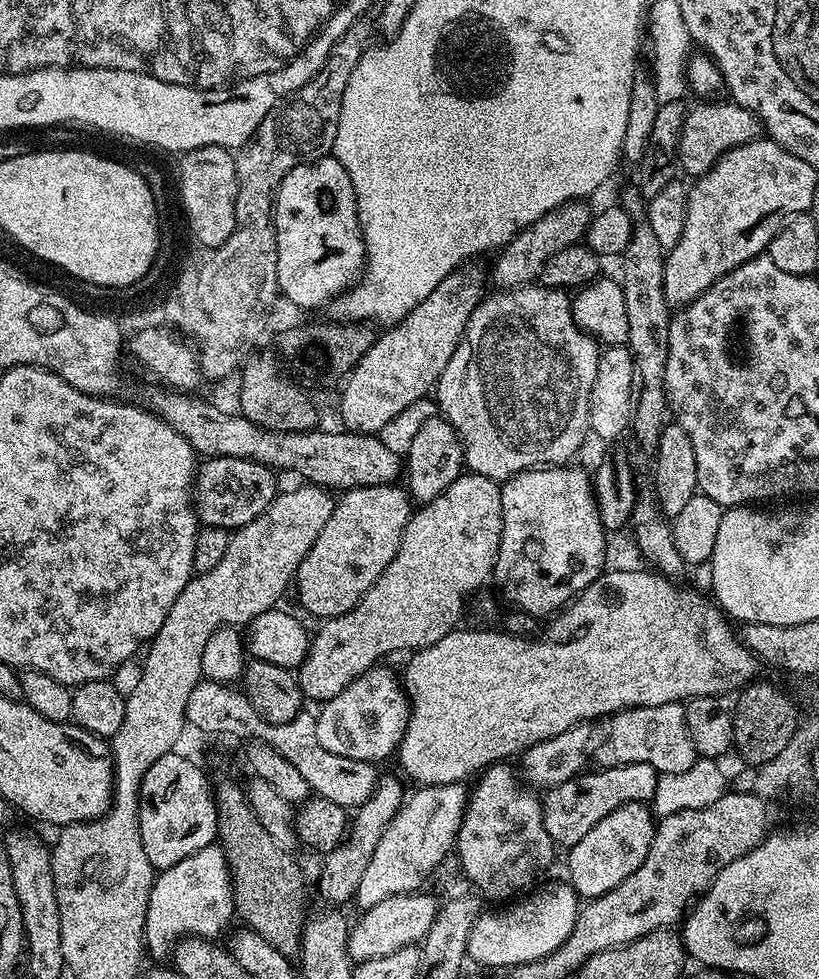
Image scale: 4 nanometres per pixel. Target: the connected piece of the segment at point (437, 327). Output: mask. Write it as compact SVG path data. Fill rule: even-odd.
M469 262L456 268L410 314L381 331L362 354L362 358L344 377L340 392L340 420L349 432L378 434L406 406L427 397L446 370L446 362L463 338L470 314L486 295L486 272Z

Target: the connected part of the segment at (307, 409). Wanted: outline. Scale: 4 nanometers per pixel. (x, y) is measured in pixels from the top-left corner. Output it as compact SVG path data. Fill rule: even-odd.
M253 351L245 359L238 372L238 377L240 376L239 415L251 418L255 424L260 424L272 432L313 431L317 424L316 408L312 405L311 398L295 384L297 381L285 371L279 355L275 351L260 351Z

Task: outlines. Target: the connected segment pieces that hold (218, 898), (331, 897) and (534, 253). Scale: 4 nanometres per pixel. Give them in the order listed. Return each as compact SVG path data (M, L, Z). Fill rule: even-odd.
M215 843L206 845L202 850L198 850L194 854L190 854L190 858L182 858L182 862L178 862L174 866L163 869L153 879L152 889L150 890L150 902L146 906L146 926L144 927L144 942L146 945L146 952L149 957L153 956L153 961L160 962L160 960L169 955L170 946L175 945L177 942L189 937L189 936L201 936L203 938L216 938L216 935L227 926L228 923L234 920L234 909L232 907L232 876L228 873L228 863L224 857L224 851L219 848Z
M381 775L373 787L373 792L363 805L355 809L350 820L350 835L332 852L323 857L324 865L320 868L320 896L328 906L344 906L355 897L358 882L362 882L362 874L366 866L370 866L370 857L374 855L374 846L378 846L378 838L390 826L390 822L406 799L406 791L400 785L401 777Z
M584 202L563 204L550 210L550 214L538 218L538 222L522 229L510 243L499 249L492 272L490 268L491 283L493 280L495 287L500 290L522 288L525 284L533 283L539 277L542 266L546 266L546 262L554 258L558 250L566 250L566 246L579 244L587 237L588 225L592 223L594 212L586 205Z

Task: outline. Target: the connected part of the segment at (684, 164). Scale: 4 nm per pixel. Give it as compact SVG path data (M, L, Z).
M700 102L697 108L689 107L685 111L676 158L679 171L683 175L685 172L689 178L705 176L716 165L718 158L722 158L722 154L755 140L761 135L760 119L750 110L731 102L716 103L720 102Z

